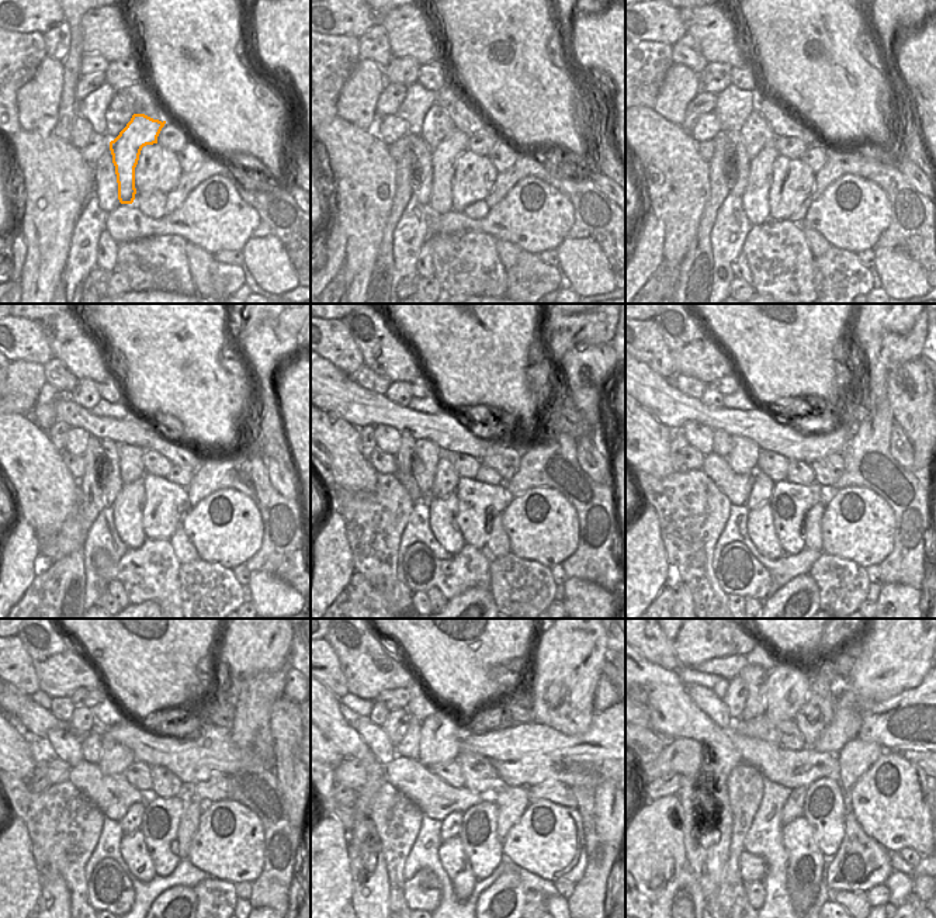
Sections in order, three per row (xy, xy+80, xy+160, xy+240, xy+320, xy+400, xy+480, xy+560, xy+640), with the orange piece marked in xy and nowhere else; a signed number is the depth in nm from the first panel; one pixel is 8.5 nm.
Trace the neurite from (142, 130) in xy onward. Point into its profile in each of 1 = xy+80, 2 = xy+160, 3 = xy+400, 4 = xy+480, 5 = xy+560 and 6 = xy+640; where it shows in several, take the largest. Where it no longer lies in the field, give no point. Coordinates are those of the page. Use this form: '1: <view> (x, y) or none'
1: xy+80 (444, 156)
2: xy+160 (755, 200)
3: xy+400 (761, 527)
4: xy+480 (134, 849)
5: xy+560 (451, 854)
6: xy+640 (804, 880)

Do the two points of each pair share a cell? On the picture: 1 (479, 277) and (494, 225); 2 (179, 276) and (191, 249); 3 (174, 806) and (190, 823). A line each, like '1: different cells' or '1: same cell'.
1: different cells
2: different cells
3: different cells

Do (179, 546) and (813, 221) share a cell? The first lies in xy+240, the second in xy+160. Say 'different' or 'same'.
different

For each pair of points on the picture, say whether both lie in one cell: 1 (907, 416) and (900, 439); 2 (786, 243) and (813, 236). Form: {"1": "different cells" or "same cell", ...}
{"1": "different cells", "2": "different cells"}

